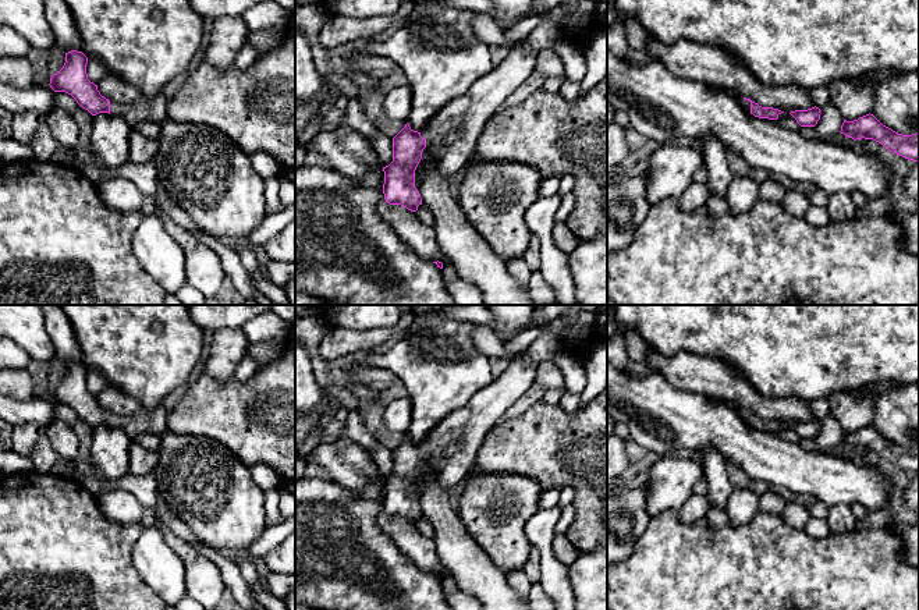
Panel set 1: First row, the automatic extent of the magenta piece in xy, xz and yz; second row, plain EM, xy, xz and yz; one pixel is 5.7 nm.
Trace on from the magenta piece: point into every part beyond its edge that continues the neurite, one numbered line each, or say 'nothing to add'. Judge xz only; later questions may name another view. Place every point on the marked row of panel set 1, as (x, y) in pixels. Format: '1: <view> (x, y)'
1: xz (451, 135)

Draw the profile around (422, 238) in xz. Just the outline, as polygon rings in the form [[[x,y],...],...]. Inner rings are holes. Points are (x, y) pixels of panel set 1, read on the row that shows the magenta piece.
[[[383,189],[379,192],[377,210],[379,216],[421,259],[427,262],[439,260],[443,267],[451,267],[437,245],[434,227],[423,224],[418,219],[416,212],[411,212],[401,205],[387,203]]]

